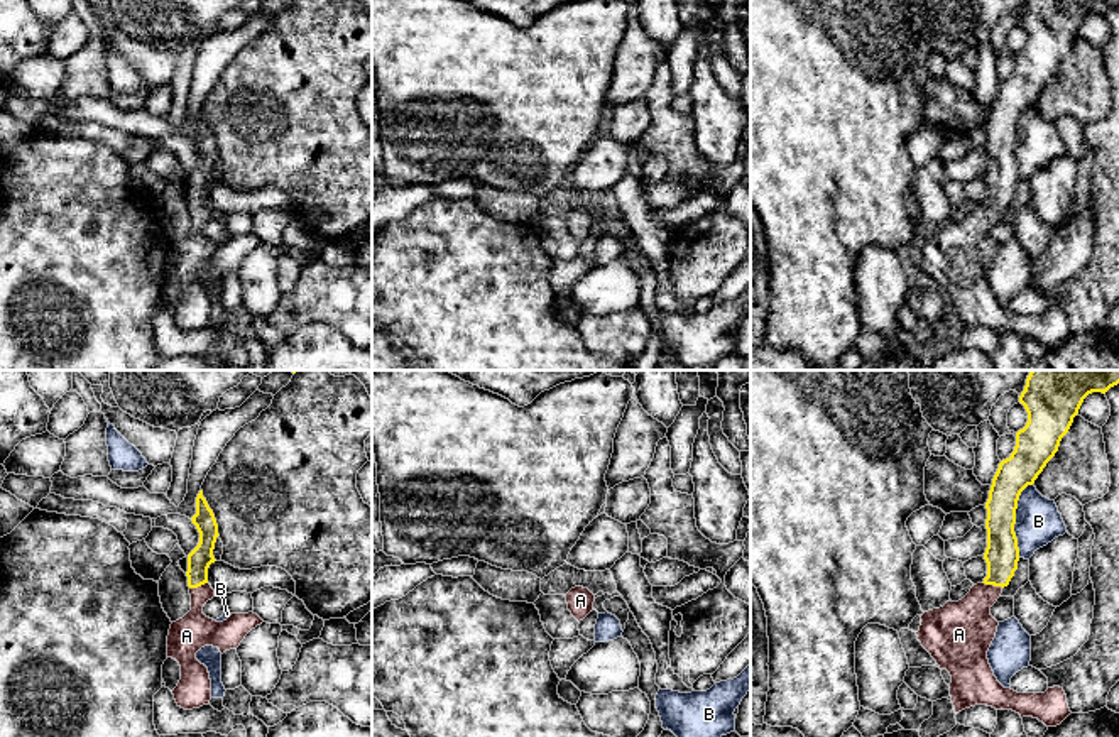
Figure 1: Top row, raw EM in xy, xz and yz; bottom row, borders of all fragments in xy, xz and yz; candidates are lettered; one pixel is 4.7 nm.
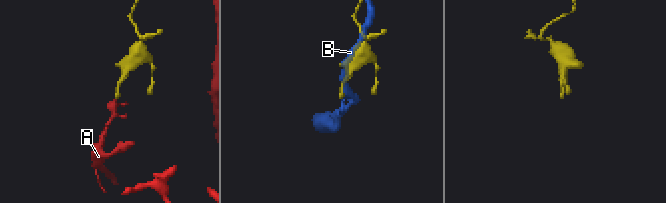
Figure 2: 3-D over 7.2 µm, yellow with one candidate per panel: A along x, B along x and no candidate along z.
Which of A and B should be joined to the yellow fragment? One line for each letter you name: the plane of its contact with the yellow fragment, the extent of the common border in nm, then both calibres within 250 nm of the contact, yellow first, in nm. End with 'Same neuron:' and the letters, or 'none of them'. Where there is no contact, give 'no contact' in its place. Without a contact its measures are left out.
A: yz | 110 nm | 160/260 nm
Same neuron: A

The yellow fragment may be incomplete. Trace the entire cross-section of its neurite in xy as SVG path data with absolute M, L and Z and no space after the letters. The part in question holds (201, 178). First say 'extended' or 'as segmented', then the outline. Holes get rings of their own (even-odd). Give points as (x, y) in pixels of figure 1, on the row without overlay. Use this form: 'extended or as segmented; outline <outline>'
extended; outline M203 112L196 118L196 135L191 139L199 154L198 167L188 176L188 208L191 232L171 245L167 257L167 279L181 287L181 301L172 311L177 328L184 331L199 330L211 321L211 301L208 289L196 281L196 274L205 267L225 272L237 270L245 257L264 242L254 235L232 235L227 242L216 243L203 235L203 228L215 218L208 205L208 189L215 184L213 171L218 145Z

